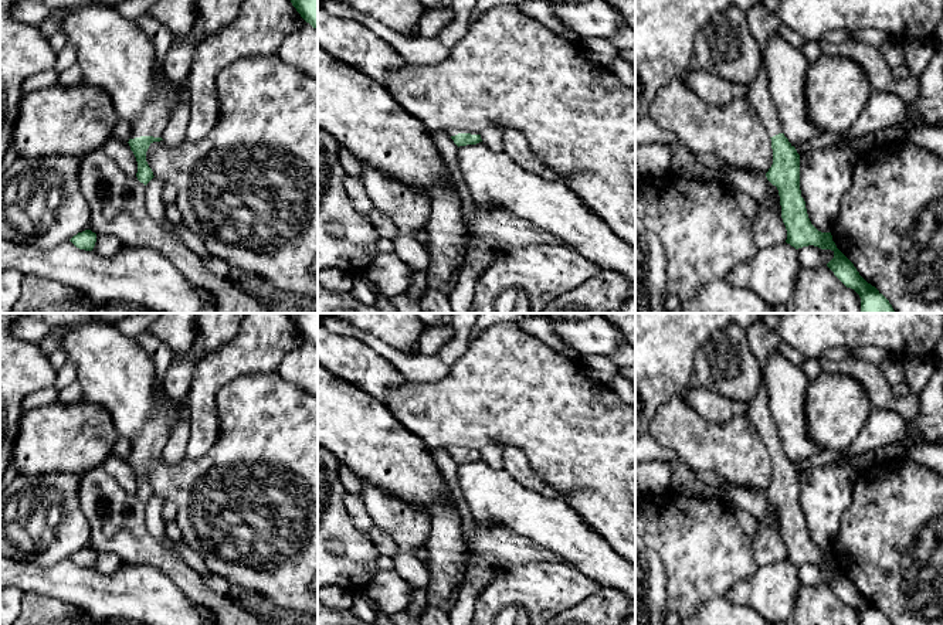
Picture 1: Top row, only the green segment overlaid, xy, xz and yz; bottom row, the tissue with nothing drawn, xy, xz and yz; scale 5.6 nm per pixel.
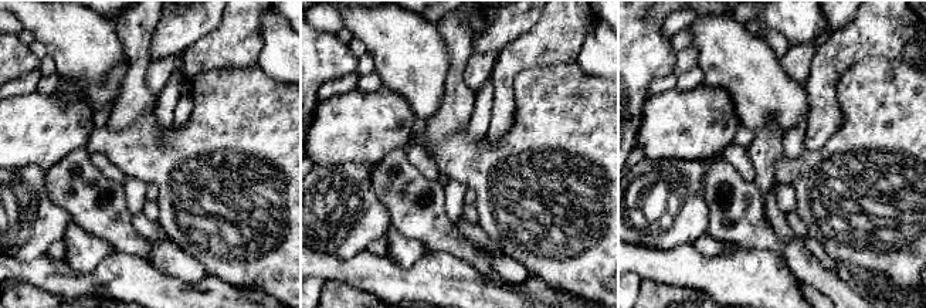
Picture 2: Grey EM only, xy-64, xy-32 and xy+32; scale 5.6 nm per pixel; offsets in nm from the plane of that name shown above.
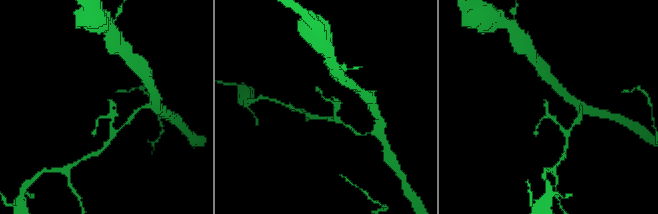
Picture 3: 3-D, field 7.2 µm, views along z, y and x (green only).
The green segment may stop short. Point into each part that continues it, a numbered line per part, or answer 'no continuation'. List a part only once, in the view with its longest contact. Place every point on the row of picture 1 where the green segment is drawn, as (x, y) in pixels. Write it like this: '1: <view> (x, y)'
1: xy (152, 121)

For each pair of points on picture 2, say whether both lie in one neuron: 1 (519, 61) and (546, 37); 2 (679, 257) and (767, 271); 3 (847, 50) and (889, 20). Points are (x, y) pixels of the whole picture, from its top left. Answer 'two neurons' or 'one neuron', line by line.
1: one neuron
2: one neuron
3: one neuron

